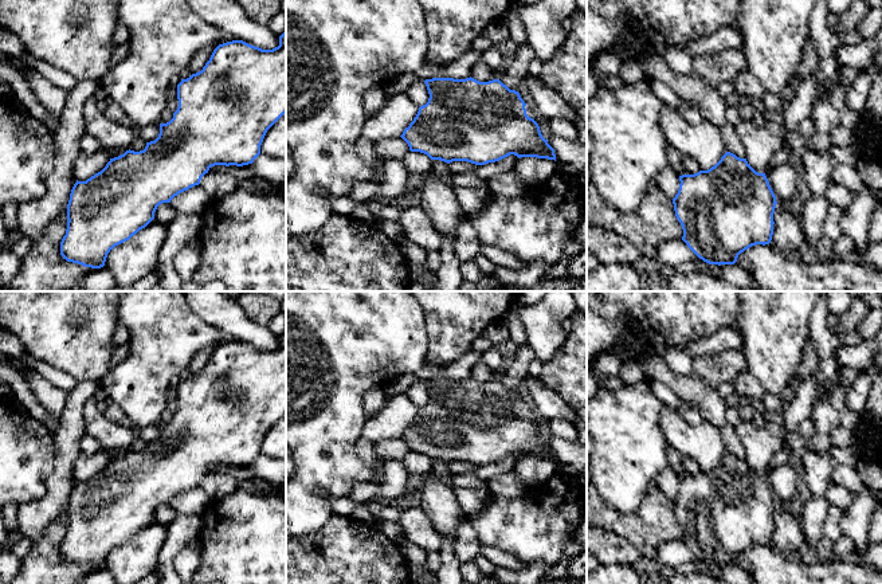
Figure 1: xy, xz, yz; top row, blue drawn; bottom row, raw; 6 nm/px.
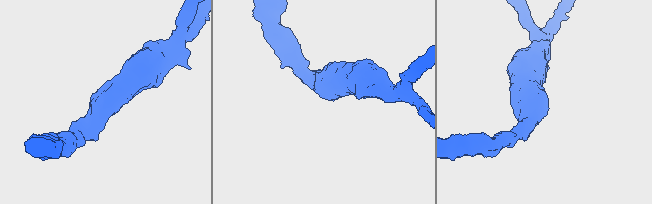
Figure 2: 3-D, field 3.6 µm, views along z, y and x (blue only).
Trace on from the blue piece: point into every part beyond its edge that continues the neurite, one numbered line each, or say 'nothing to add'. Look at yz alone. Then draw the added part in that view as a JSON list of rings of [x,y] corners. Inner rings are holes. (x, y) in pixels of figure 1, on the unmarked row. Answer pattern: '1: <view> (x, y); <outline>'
nothing to add

